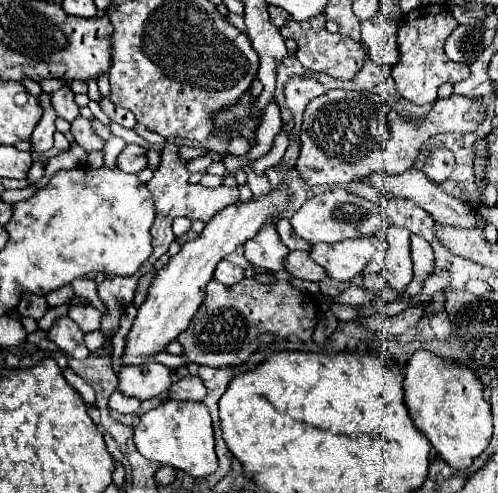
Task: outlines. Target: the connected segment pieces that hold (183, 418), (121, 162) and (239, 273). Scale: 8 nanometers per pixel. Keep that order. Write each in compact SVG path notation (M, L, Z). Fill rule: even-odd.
M165 401L159 407L143 413L135 425L137 451L159 463L185 471L191 477L207 477L217 469L215 439L209 409L199 401Z
M125 145L117 157L117 167L125 173L139 173L147 167L147 151L139 145Z
M223 259L215 269L215 279L223 285L235 285L245 277L245 271L239 265L233 265L229 261Z

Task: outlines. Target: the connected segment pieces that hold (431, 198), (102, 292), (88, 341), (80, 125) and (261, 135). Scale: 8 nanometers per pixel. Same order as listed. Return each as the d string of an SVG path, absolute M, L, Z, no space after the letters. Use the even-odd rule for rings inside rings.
M405 171L401 175L385 175L385 173L375 173L371 175L369 179L363 179L365 183L381 189L383 193L387 195L401 195L401 197L407 197L407 199L413 199L417 201L417 205L421 205L425 211L429 211L433 215L433 219L441 225L449 225L449 227L459 227L459 229L473 229L477 227L477 219L475 219L475 211L465 205L461 199L455 199L455 197L449 197L447 193L443 193L427 175L421 175L419 171Z
M137 271L135 275L129 275L129 277L107 275L97 285L97 293L109 309L109 313L103 315L103 321L101 321L101 331L103 333L109 335L109 333L117 331L123 307L129 307L133 303L133 295L135 295L135 287L137 287L139 277L141 277L141 271Z
M100 330L87 333L84 336L85 345L91 353L95 353L97 349L104 346L109 340Z
M77 117L73 123L71 123L71 133L75 137L75 141L89 153L89 151L101 151L105 141L101 137L97 137L91 129L91 121L85 119L85 117Z
M273 97L265 108L261 123L256 131L257 143L247 153L247 157L256 160L267 154L282 125L280 109Z

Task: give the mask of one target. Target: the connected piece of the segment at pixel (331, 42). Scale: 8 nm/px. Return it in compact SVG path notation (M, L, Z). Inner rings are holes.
M317 15L313 19L307 19L305 23L291 21L281 29L281 35L297 43L299 47L297 59L303 63L303 67L307 67L309 71L323 71L335 79L353 79L357 71L363 67L363 61L367 55L367 51L357 43L353 43L349 37L341 33L329 33L325 29L325 15Z

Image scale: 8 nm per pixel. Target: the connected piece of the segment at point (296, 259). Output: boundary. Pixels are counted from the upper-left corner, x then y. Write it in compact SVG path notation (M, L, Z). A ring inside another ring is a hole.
M291 251L287 257L287 271L297 277L297 279L305 279L305 281L323 281L327 279L327 273L321 265L317 265L309 251Z

